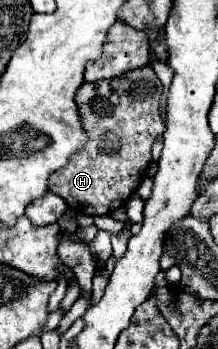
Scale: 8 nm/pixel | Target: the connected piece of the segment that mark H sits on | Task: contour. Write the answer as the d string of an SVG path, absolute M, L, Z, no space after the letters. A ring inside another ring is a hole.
M151 66L129 70L123 76L117 76L111 80L81 84L81 90L77 90L77 108L89 142L85 144L85 150L79 150L77 154L73 154L71 162L61 170L57 170L55 174L51 174L49 178L49 190L61 196L71 210L89 214L89 216L103 216L125 206L127 200L135 194L151 162L151 144L165 130L165 122L159 118L159 112L157 112L159 86L161 82L155 76Z

